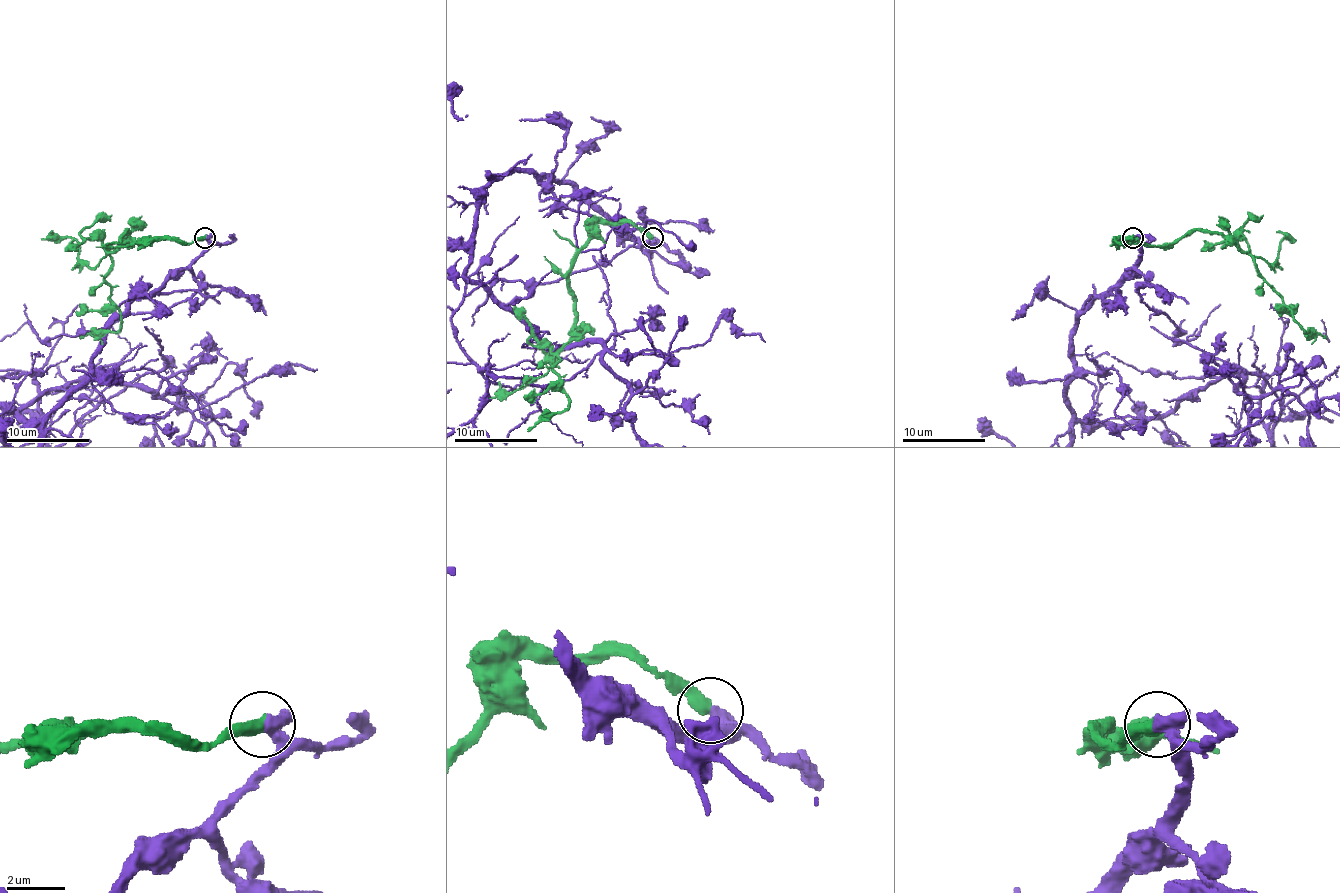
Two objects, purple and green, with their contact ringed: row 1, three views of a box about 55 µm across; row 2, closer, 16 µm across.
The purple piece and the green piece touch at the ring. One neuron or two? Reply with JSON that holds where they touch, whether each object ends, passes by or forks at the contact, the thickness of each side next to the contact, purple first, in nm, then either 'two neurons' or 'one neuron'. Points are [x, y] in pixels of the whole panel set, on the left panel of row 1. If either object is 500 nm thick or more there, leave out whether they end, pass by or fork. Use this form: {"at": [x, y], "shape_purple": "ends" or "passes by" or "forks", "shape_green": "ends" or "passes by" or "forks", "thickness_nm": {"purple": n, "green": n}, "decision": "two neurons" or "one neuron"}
{"at": [204, 237], "shape_purple": "passes by", "shape_green": "ends", "thickness_nm": {"purple": 360, "green": 460}, "decision": "one neuron"}

